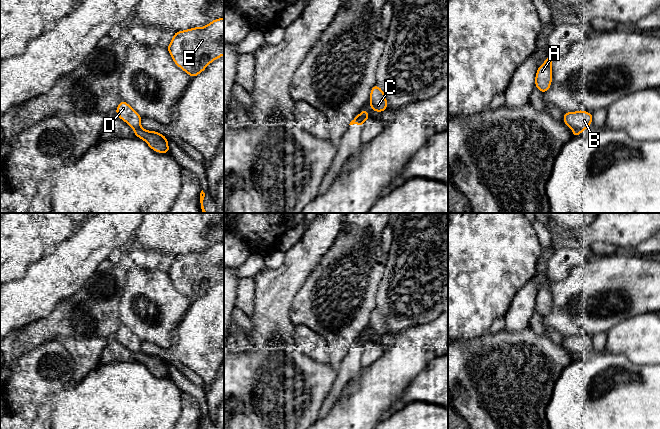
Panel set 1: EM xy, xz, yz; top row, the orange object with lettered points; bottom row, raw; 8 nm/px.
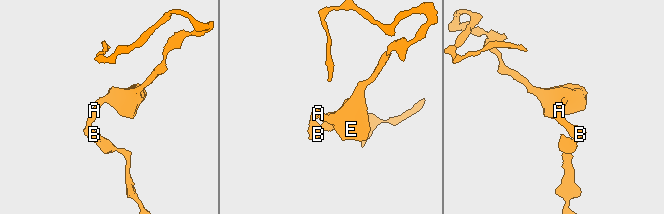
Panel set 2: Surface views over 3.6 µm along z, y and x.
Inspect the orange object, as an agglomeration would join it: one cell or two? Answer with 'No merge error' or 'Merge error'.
Merge error

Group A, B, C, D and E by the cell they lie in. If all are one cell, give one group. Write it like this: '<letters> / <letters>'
A B D E / C

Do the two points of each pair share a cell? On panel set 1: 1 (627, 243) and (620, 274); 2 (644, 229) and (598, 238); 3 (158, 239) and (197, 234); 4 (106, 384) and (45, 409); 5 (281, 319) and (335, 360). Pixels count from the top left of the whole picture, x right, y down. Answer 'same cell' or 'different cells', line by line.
1: different cells
2: same cell
3: same cell
4: different cells
5: different cells

